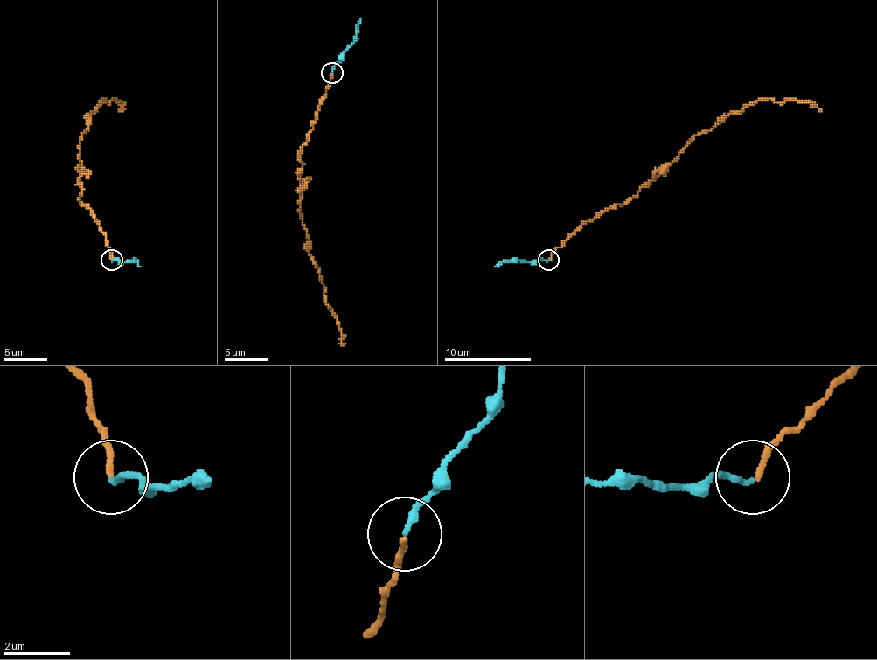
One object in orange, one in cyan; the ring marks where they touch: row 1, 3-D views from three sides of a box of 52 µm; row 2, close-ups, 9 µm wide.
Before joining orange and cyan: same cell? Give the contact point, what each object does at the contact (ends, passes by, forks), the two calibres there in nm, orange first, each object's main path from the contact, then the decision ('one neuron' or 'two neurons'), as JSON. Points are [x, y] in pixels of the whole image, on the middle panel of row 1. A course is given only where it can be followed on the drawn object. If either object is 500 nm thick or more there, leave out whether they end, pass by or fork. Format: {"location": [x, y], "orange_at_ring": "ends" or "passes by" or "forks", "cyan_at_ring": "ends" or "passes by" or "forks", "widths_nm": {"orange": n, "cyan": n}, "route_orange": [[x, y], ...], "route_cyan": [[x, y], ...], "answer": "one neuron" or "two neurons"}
{"location": [331, 72], "orange_at_ring": "ends", "cyan_at_ring": "ends", "widths_nm": {"orange": 190, "cyan": 160}, "route_orange": [[332, 73], [300, 156], [300, 181], [304, 185], [300, 218], [309, 253], [323, 285], [326, 304], [343, 345]], "route_cyan": [[332, 73], [338, 56], [354, 41], [360, 19]], "answer": "one neuron"}

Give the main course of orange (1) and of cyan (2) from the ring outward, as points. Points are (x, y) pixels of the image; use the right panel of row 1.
1: (549, 260), (583, 223), (631, 199), (693, 137), (728, 115), (761, 98), (806, 100), (821, 111)
2: (549, 260), (517, 260), (495, 267)

